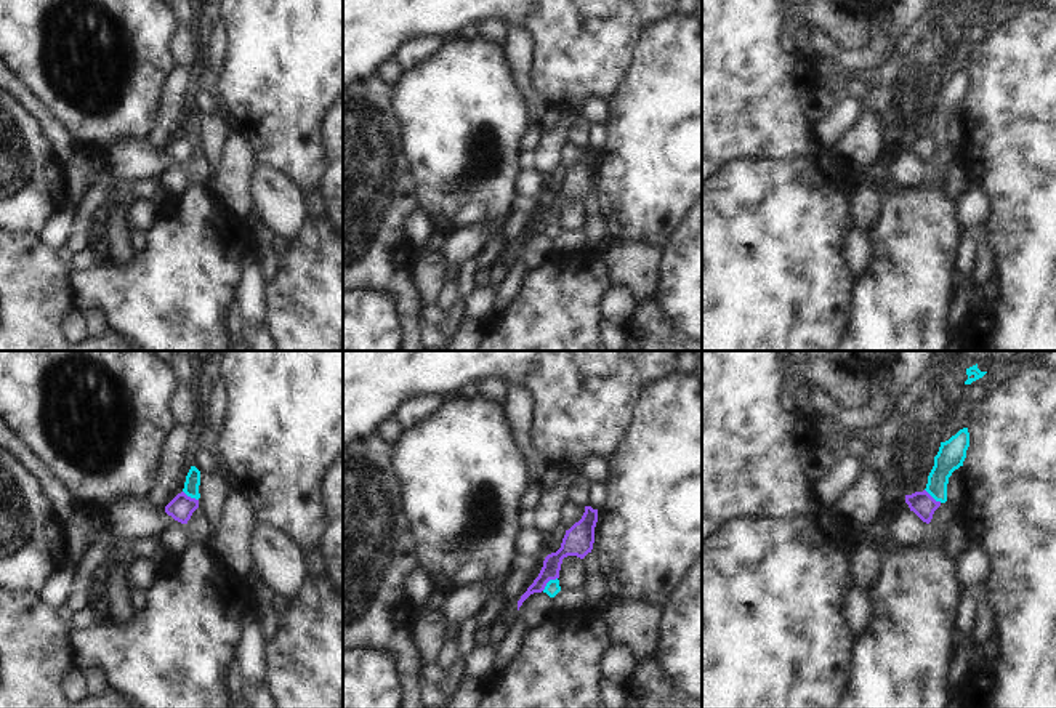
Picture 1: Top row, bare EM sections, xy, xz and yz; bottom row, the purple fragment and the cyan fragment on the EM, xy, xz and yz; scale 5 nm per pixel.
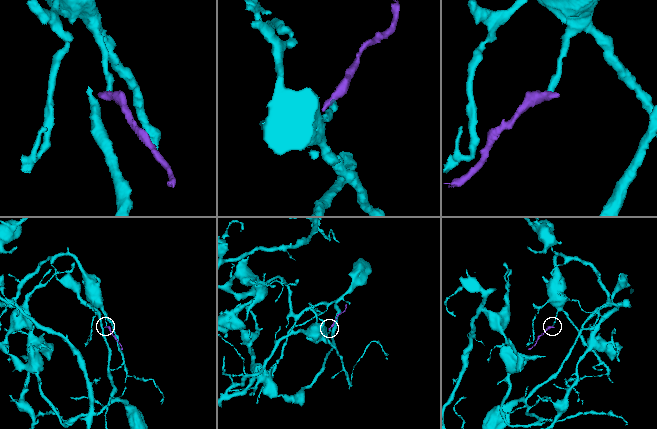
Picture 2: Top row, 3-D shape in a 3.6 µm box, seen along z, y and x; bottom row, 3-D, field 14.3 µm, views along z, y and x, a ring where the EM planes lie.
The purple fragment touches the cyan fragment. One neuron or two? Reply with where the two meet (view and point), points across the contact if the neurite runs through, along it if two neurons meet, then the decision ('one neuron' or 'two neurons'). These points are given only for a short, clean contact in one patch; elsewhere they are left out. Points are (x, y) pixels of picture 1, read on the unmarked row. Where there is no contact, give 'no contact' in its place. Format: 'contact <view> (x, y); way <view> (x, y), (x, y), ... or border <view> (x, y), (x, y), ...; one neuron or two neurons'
contact xz (548, 221); border xz (556, 218), (542, 231); two neurons

